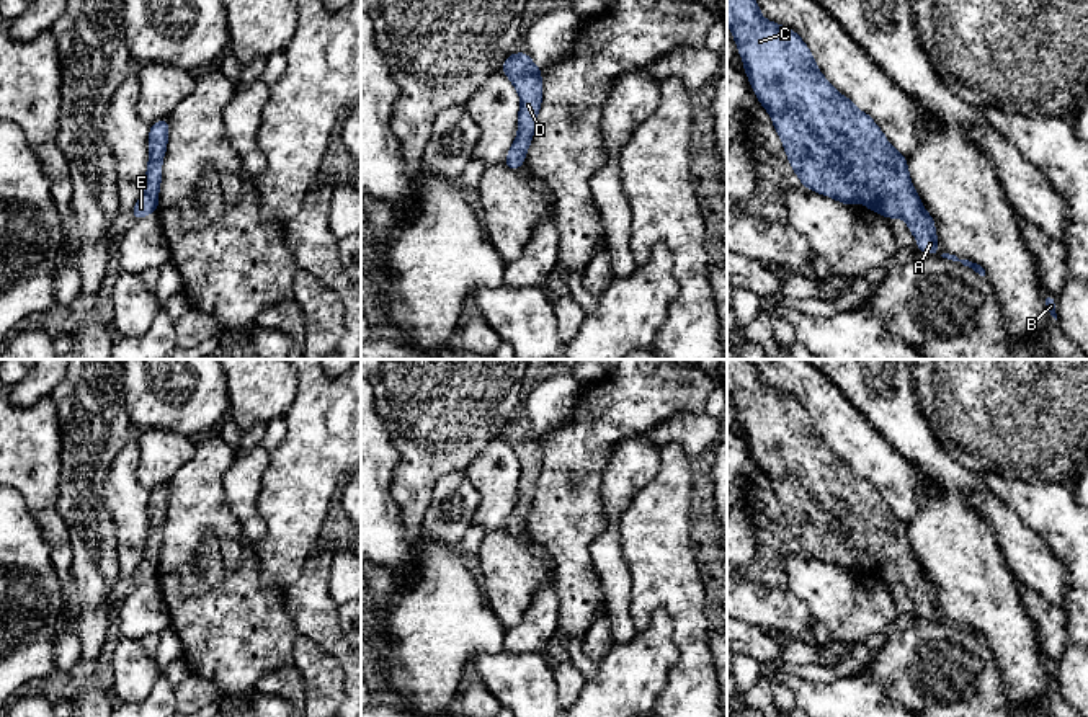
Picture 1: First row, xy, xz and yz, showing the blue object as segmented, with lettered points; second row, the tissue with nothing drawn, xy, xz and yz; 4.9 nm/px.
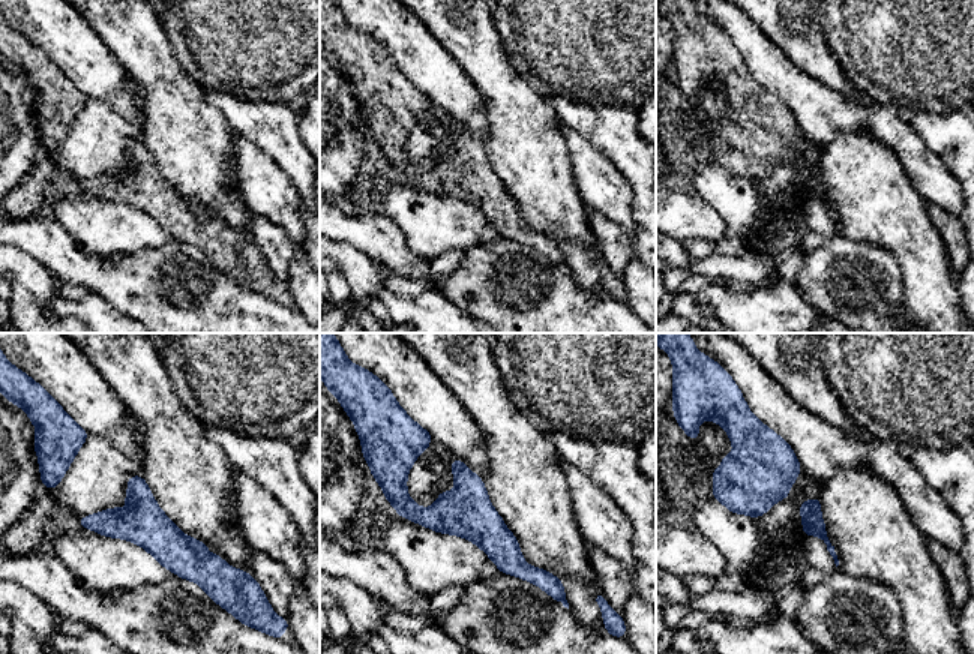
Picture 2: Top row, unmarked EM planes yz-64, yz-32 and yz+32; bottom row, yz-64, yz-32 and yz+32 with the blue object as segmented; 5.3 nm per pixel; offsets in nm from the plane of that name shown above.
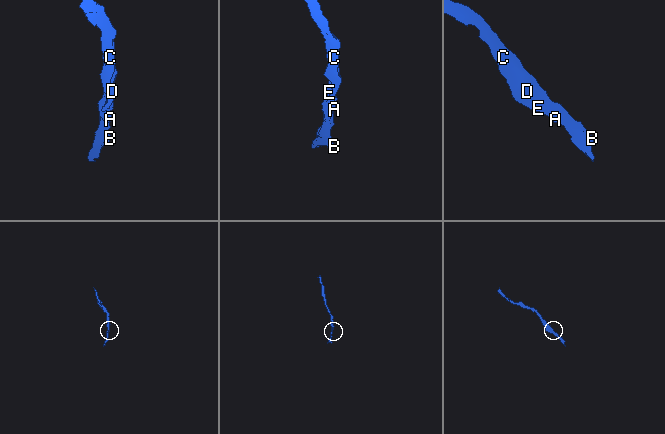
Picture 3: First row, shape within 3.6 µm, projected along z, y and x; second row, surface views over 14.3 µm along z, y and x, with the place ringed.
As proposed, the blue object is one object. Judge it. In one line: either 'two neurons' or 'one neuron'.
one neuron

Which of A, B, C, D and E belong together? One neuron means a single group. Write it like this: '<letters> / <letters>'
A B C D E

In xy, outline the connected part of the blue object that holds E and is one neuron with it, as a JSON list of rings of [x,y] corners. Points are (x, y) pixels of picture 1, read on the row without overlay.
[[[168,485],[150,492],[149,498],[149,532],[142,549],[142,560],[132,573],[132,583],[137,586],[147,580],[157,578],[158,554],[162,547],[162,526],[168,508]]]

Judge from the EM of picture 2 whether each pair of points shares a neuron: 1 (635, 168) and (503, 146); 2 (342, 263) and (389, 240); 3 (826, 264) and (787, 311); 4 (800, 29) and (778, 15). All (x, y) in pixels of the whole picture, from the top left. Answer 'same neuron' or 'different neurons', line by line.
1: different neurons
2: different neurons
3: different neurons
4: same neuron

